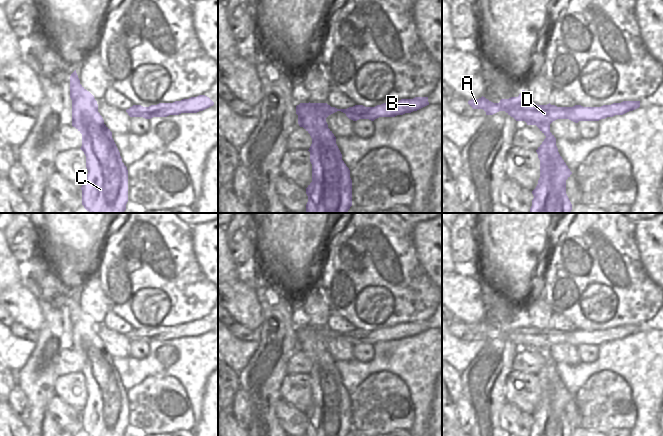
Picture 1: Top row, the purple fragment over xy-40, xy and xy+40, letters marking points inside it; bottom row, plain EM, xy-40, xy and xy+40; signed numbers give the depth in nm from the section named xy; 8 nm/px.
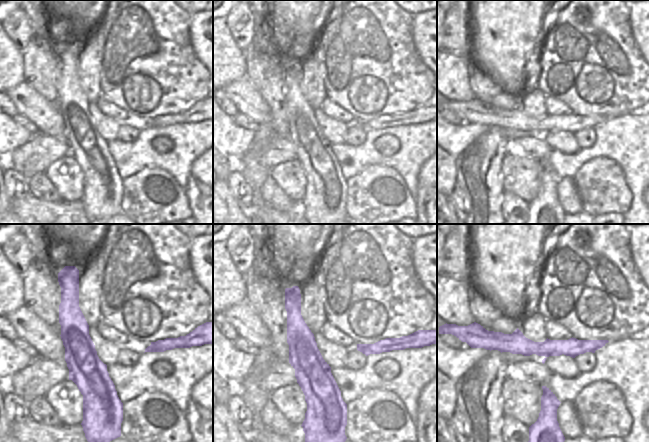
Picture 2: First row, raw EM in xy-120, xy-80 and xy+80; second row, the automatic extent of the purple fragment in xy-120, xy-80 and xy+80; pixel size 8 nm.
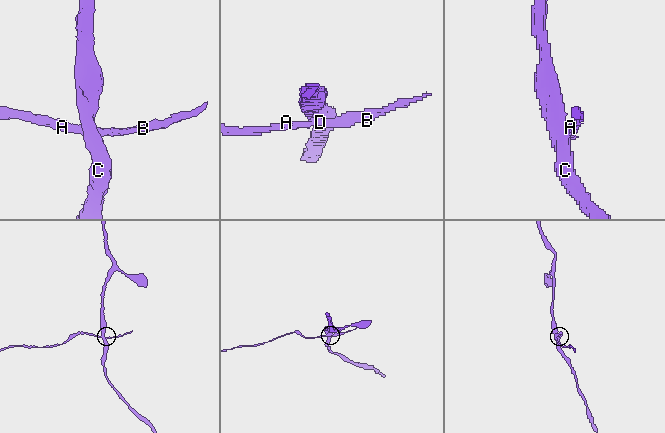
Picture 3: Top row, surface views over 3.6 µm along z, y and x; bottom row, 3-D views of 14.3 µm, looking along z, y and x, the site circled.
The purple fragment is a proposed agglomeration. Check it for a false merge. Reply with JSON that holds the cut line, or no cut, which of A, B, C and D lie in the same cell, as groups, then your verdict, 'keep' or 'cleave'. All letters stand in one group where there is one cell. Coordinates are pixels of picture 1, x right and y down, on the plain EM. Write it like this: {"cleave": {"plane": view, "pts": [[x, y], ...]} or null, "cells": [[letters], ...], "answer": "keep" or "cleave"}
{"cleave": {"plane": "xy", "pts": [[297, 332], [311, 331], [325, 343]]}, "cells": [["A", "B", "D"], ["C"]], "answer": "cleave"}

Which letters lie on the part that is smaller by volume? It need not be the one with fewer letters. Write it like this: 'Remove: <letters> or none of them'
Remove: A, B, D

